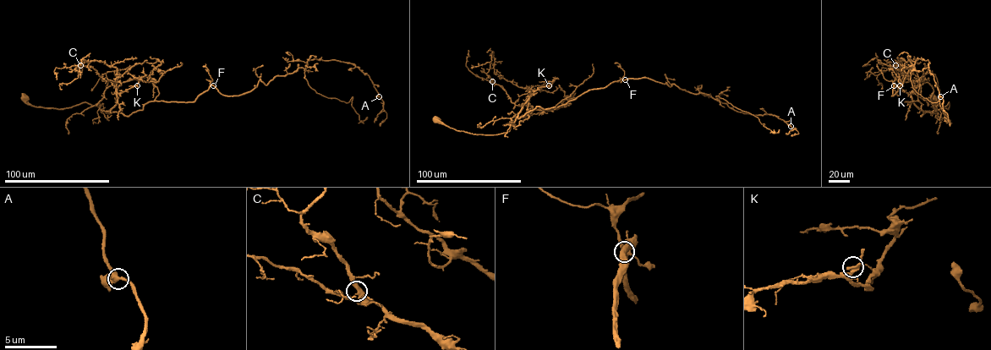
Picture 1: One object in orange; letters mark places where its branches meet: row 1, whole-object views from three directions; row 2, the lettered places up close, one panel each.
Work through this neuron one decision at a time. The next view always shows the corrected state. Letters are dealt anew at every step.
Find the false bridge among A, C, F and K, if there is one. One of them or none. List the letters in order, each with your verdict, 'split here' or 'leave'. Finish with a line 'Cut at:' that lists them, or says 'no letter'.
A: leave
C: leave
F: leave
K: leave
Cut at: no letter

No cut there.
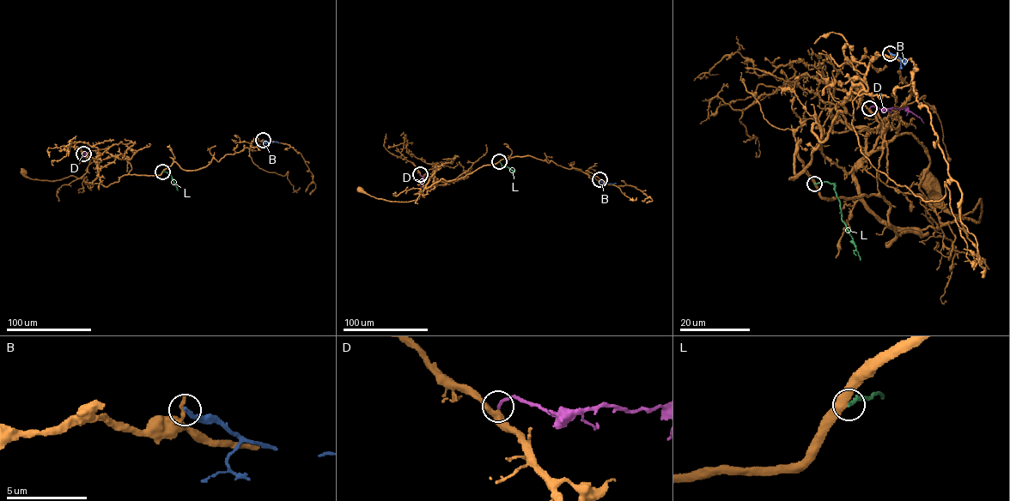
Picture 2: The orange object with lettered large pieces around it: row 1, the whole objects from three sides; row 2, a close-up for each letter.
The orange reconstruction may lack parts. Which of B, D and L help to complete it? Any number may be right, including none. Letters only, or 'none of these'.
D

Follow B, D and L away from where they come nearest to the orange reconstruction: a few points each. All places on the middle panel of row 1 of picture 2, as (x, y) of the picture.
B: (599, 179), (604, 183), (616, 183)
D: (420, 175), (422, 188)
L: (499, 161), (501, 165), (514, 172)

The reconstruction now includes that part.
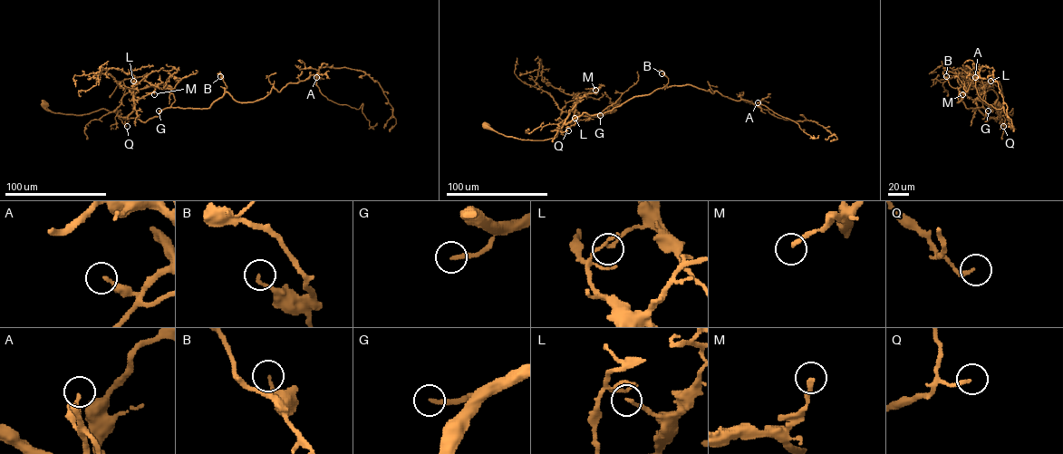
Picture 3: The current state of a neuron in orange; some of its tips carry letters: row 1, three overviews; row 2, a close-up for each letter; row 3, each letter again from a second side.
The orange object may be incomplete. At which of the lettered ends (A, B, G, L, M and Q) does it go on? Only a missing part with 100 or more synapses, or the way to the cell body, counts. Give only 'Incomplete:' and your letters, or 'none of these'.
Incomplete: G

